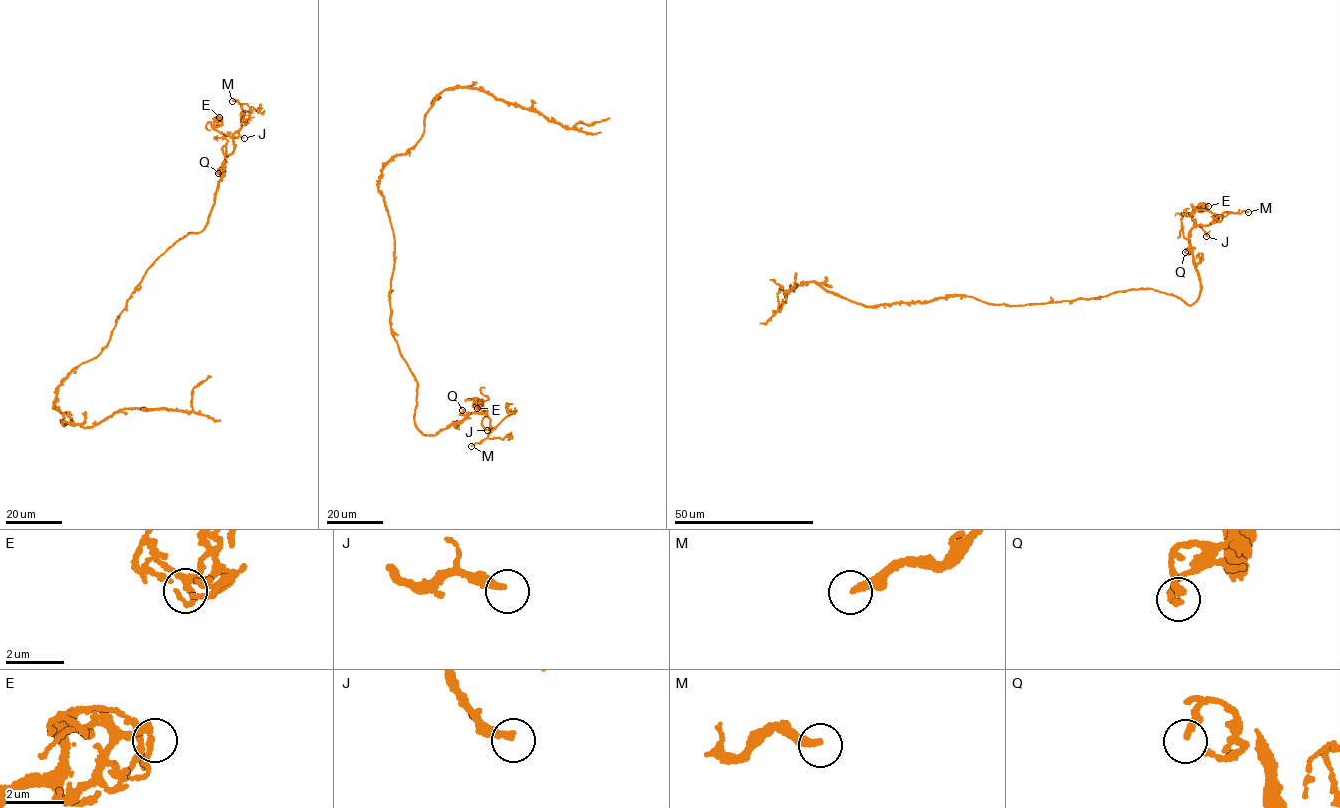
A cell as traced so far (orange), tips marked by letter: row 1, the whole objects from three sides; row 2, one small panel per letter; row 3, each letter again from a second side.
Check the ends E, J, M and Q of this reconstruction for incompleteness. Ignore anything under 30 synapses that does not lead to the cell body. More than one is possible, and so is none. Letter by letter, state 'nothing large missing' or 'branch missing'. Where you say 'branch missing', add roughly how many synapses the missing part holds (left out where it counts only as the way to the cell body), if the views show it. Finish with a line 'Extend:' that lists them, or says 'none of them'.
E: nothing large missing
J: nothing large missing
M: branch missing
Q: nothing large missing
Extend: M

